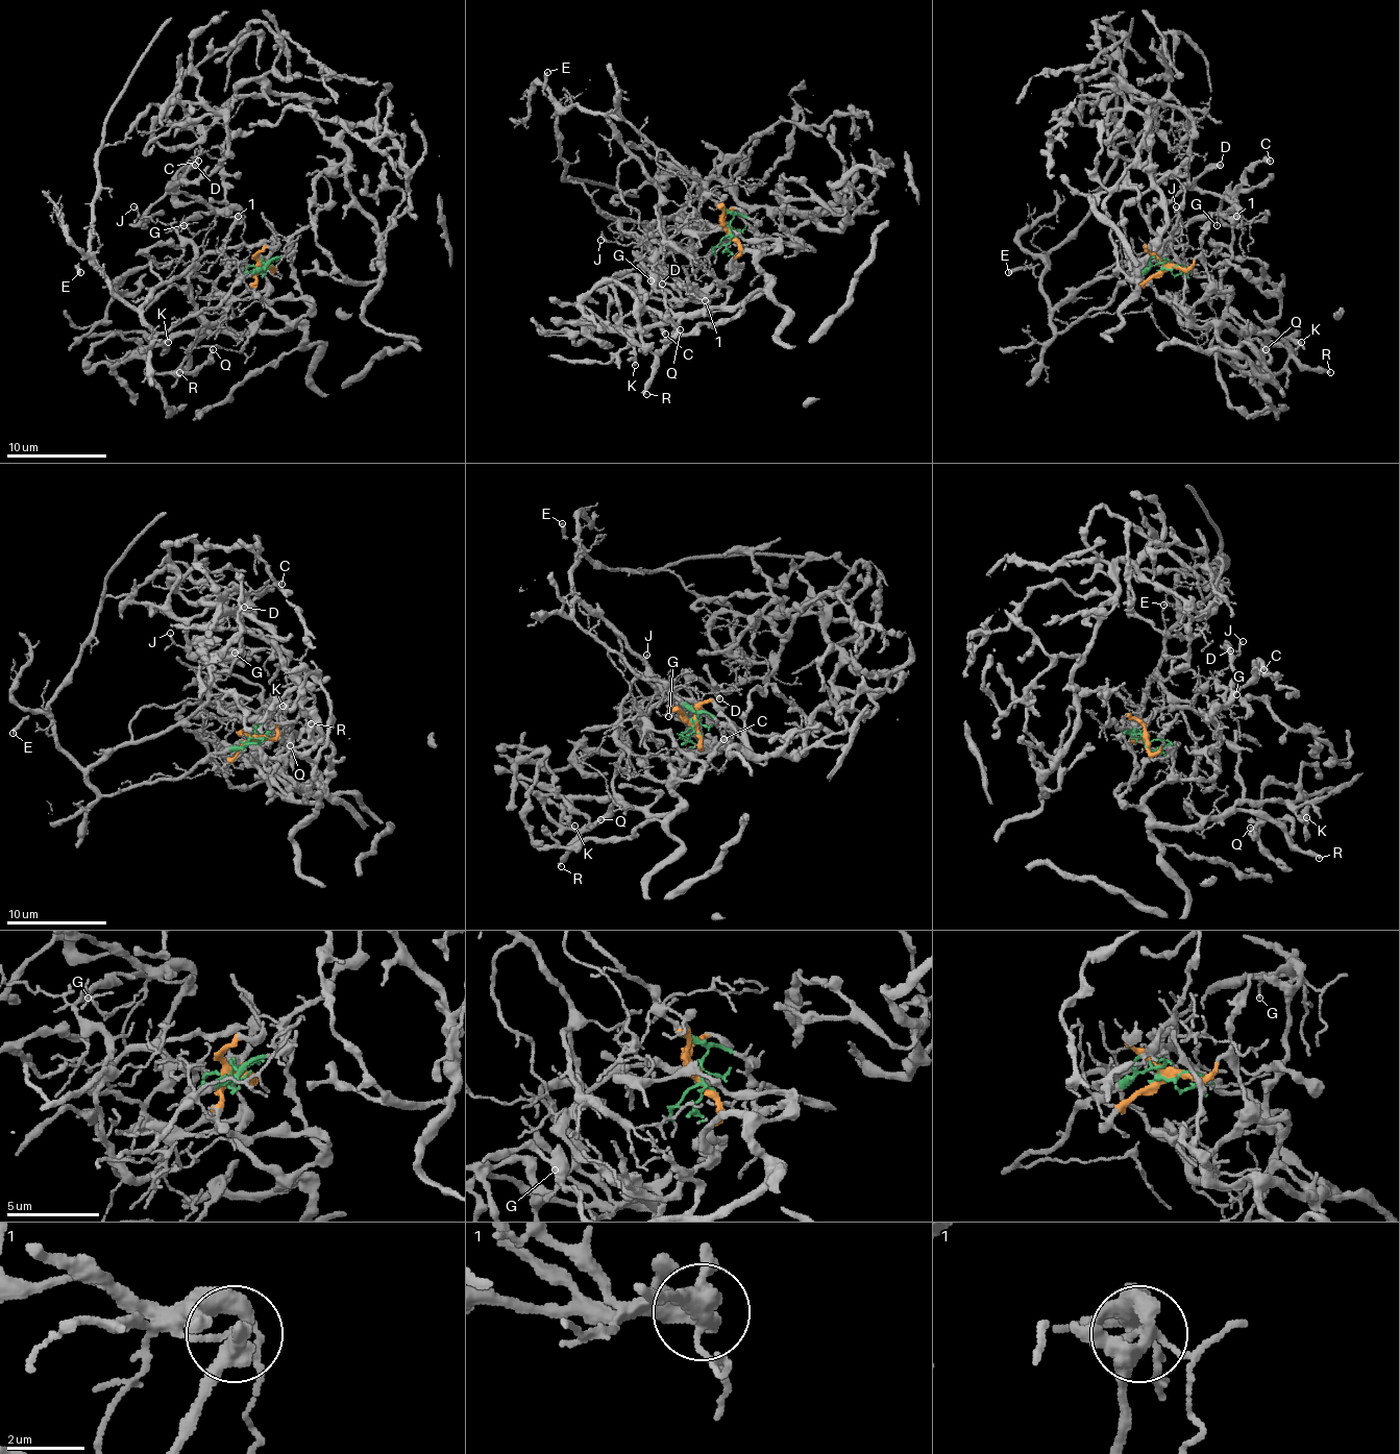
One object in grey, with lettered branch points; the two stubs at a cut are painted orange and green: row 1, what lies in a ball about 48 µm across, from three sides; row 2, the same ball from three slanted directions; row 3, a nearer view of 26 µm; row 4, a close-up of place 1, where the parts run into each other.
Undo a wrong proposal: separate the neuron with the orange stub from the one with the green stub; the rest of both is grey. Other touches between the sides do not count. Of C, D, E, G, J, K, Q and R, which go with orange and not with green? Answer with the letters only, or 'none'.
C, D, K, Q, R

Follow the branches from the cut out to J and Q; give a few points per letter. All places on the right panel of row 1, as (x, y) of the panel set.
J: (1164, 268), (1122, 284), (1064, 330), (1052, 323), (1082, 289), (1164, 253), (1180, 225), (1175, 205)
Q: (1168, 268), (1198, 259), (1207, 273), (1198, 326), (1287, 346), (1280, 371), (1245, 371), (1266, 348)

